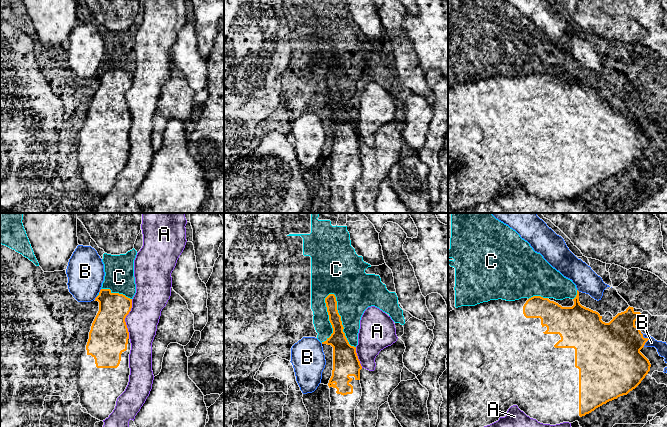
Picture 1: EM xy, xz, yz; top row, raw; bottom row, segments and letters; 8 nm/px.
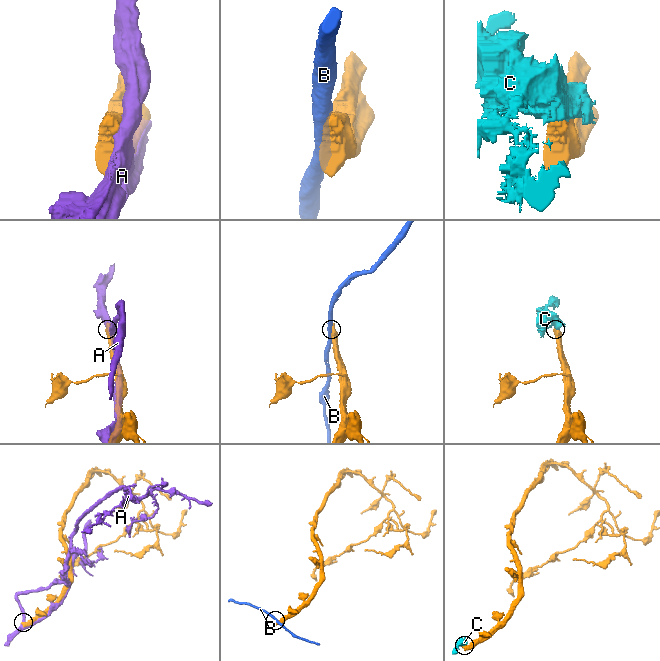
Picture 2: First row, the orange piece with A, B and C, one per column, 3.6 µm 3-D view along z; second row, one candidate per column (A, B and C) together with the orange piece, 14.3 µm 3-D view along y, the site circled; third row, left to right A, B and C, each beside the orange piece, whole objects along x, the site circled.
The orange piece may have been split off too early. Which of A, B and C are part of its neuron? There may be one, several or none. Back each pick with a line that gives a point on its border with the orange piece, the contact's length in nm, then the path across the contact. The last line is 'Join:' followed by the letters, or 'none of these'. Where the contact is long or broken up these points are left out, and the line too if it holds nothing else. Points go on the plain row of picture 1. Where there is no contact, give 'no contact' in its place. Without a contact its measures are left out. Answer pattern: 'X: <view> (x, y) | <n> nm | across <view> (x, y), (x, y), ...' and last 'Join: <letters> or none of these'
C: xz (340, 96) | 480 nm
Join: C

